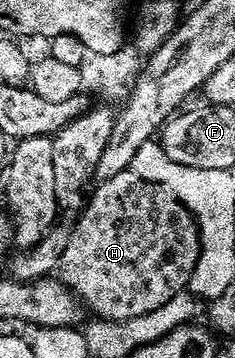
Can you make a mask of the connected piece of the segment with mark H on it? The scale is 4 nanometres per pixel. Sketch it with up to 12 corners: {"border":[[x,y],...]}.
{"border":[[131,170],[99,182],[58,281],[96,319],[191,285],[194,216]]}

